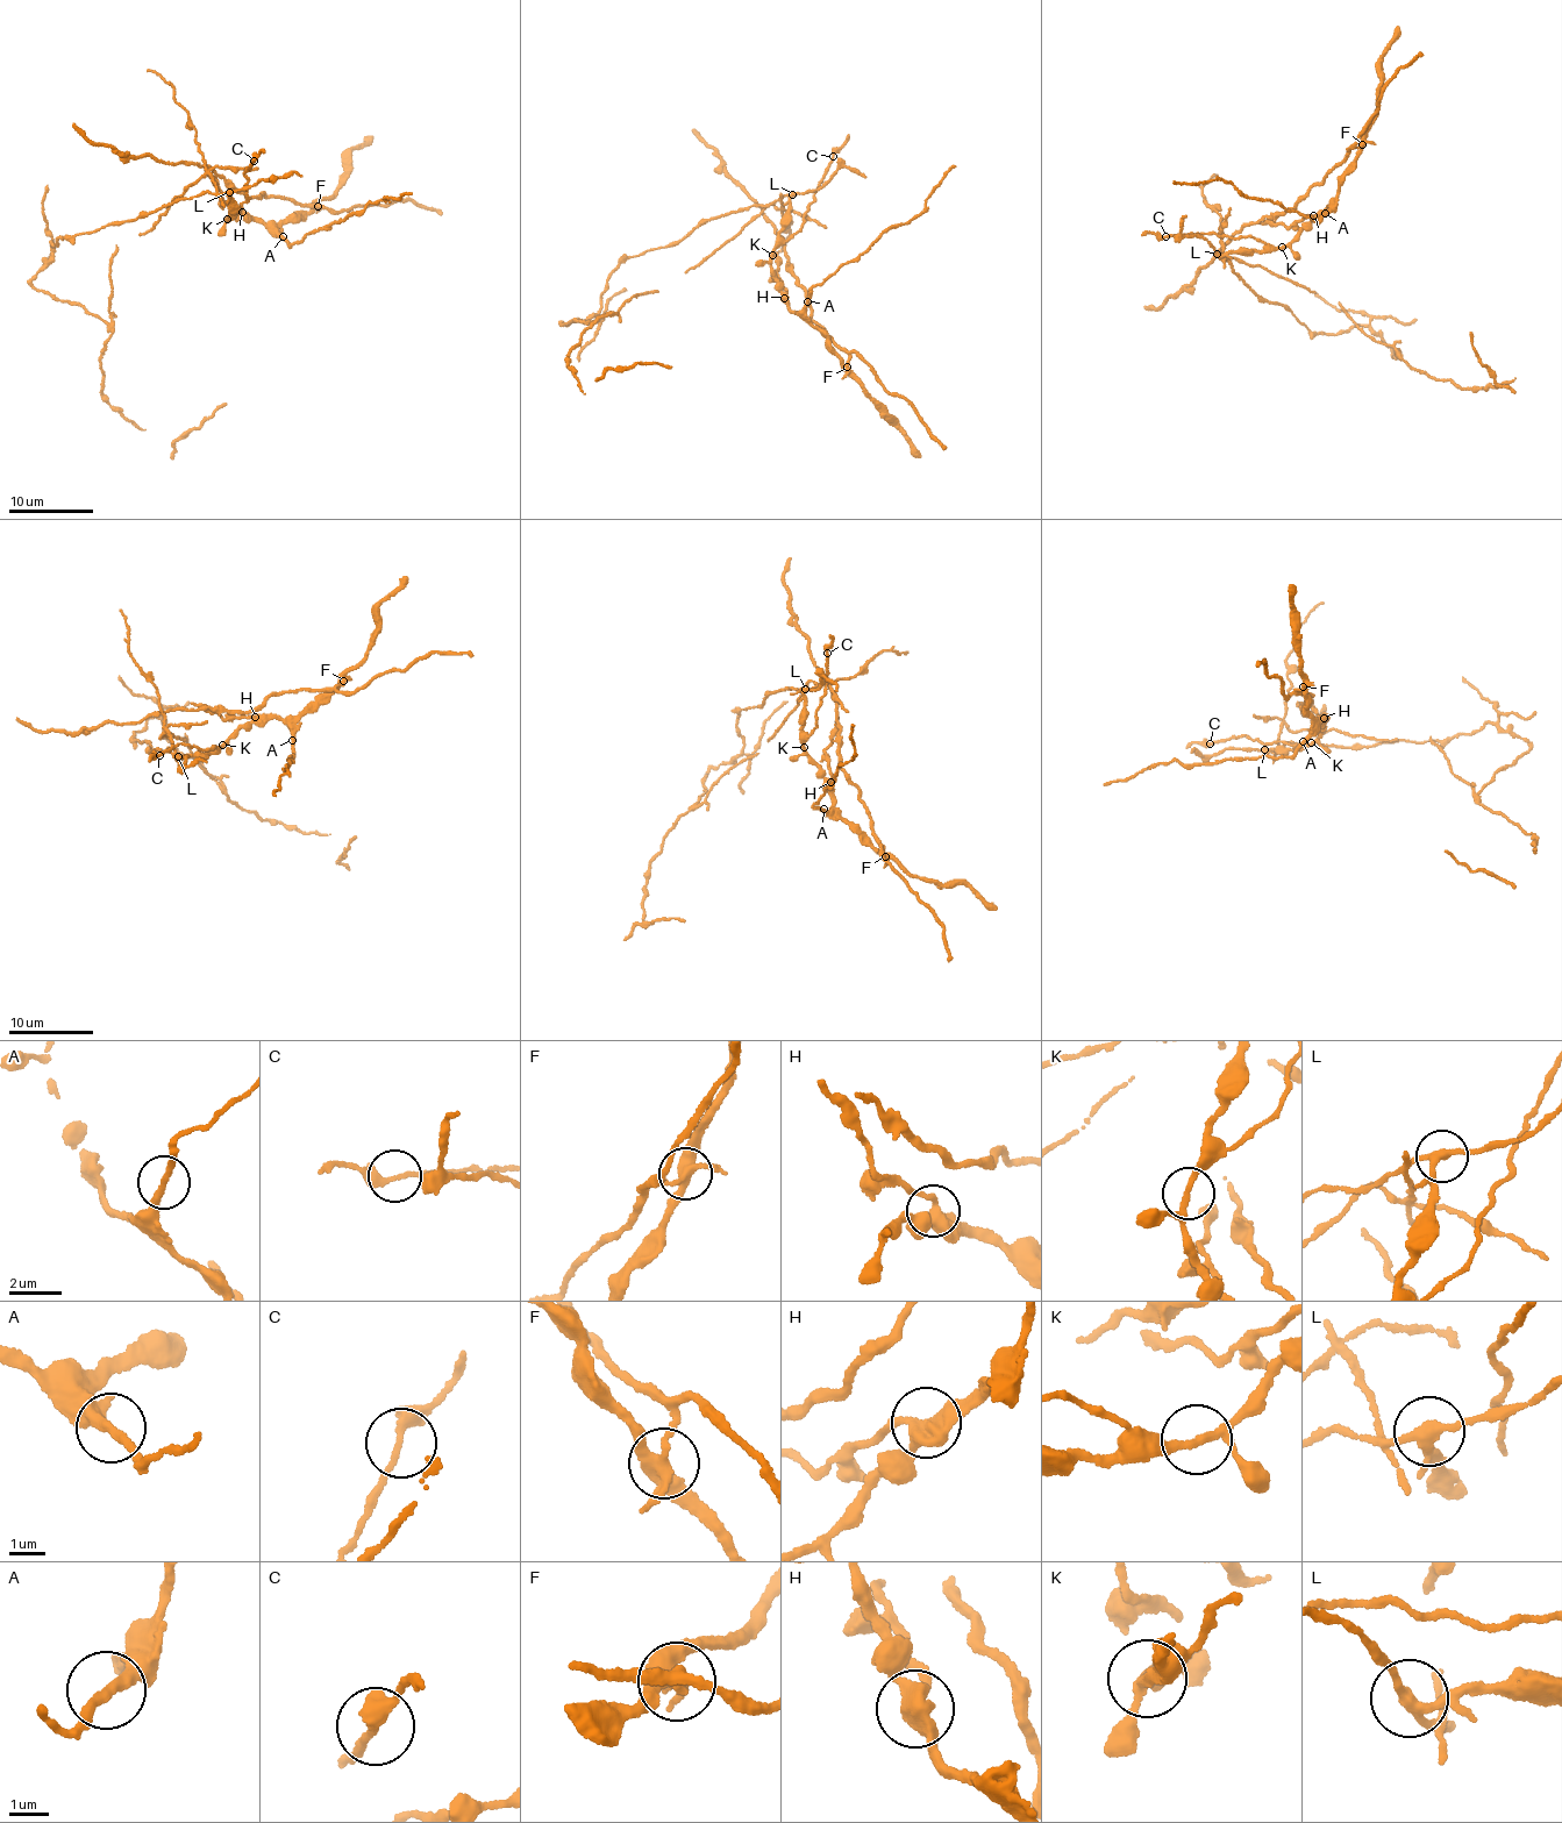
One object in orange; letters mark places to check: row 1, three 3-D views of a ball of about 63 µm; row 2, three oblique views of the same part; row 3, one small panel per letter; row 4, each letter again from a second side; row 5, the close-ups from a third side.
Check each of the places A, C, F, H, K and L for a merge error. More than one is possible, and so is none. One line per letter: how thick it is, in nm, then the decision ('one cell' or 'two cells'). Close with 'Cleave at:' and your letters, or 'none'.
A: 240 nm | one cell
C: 200 nm | one cell
F: 380 nm | two cells
H: 420 nm | two cells
K: 180 nm | one cell
L: 280 nm | two cells
Cleave at: F, H, L

